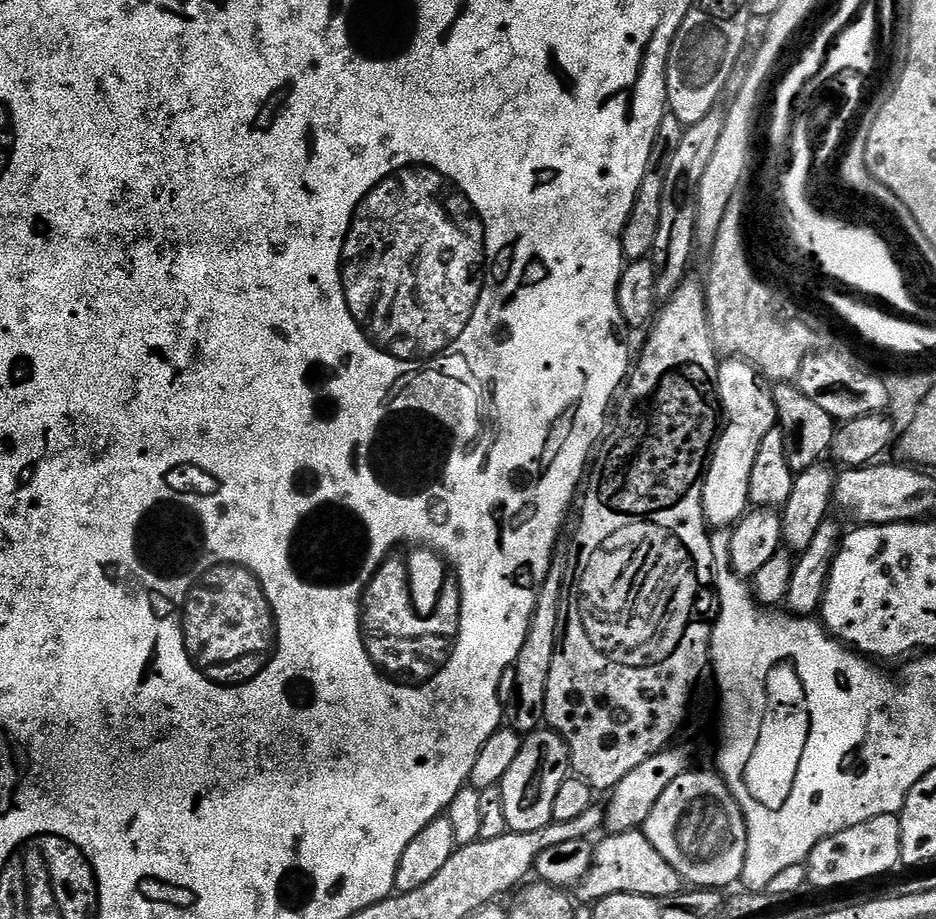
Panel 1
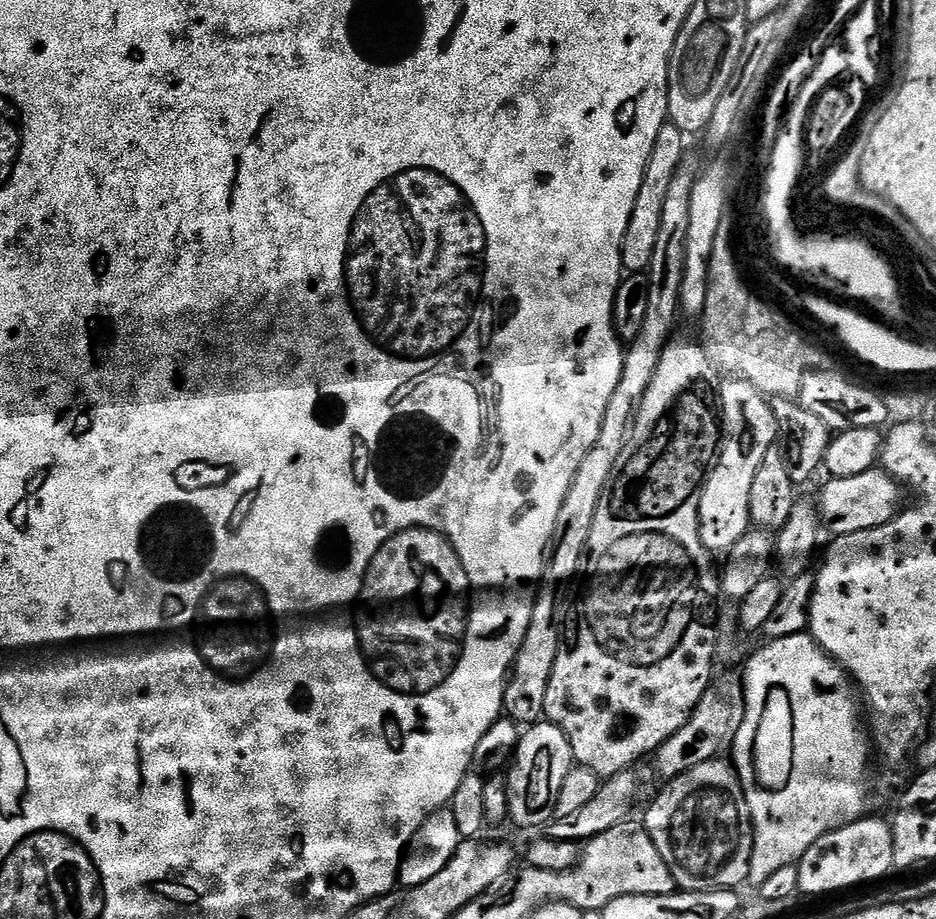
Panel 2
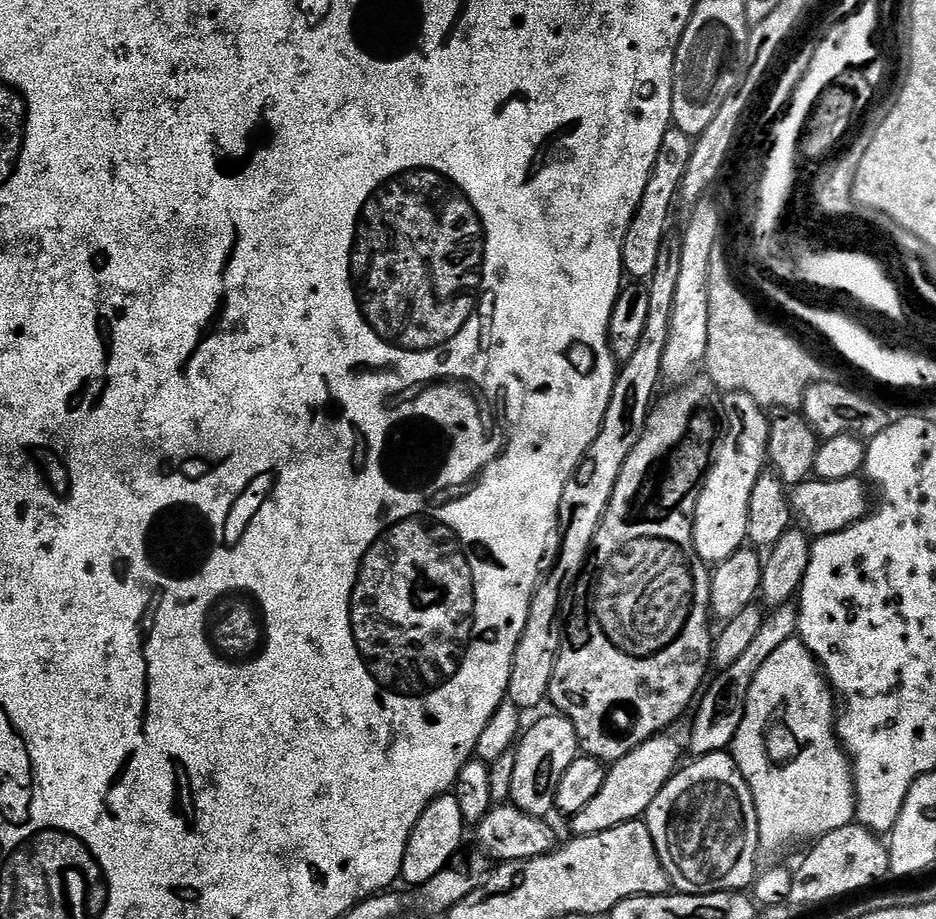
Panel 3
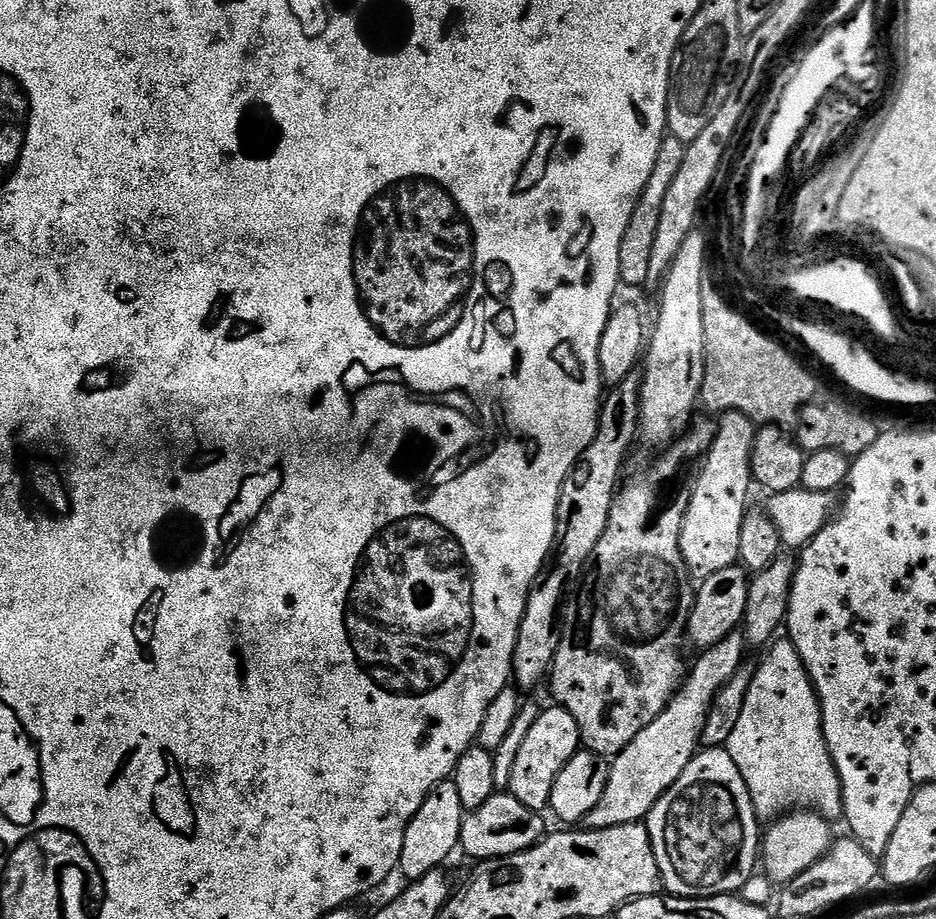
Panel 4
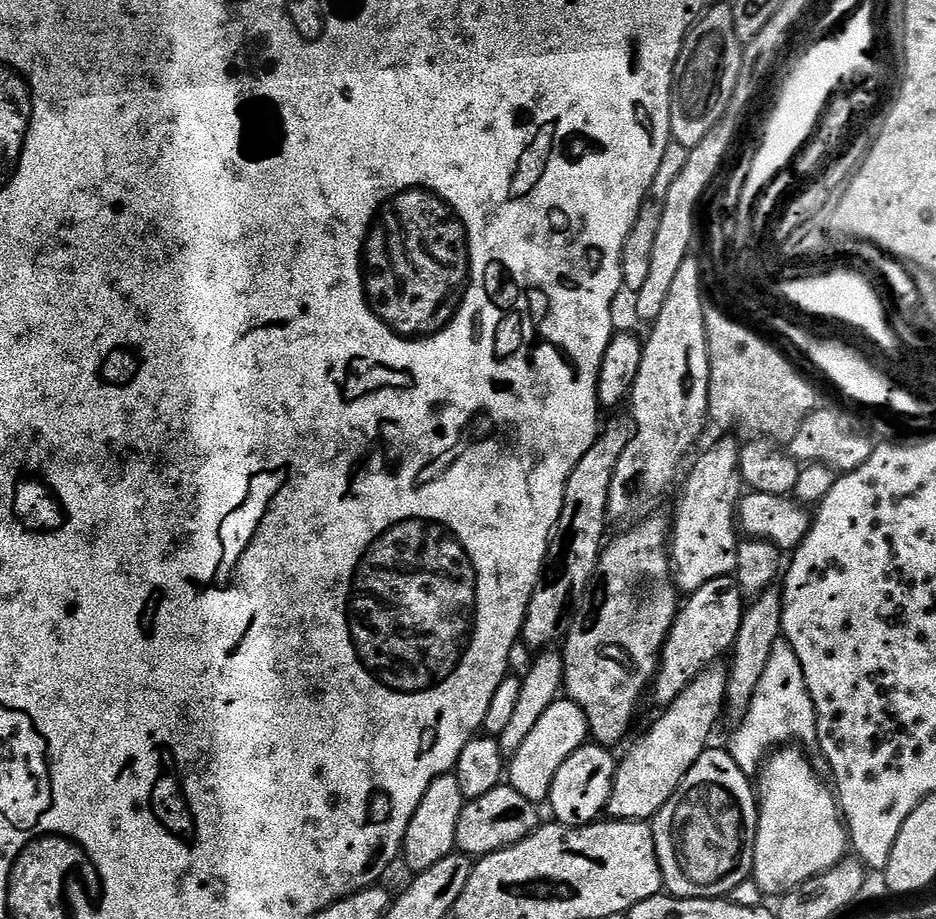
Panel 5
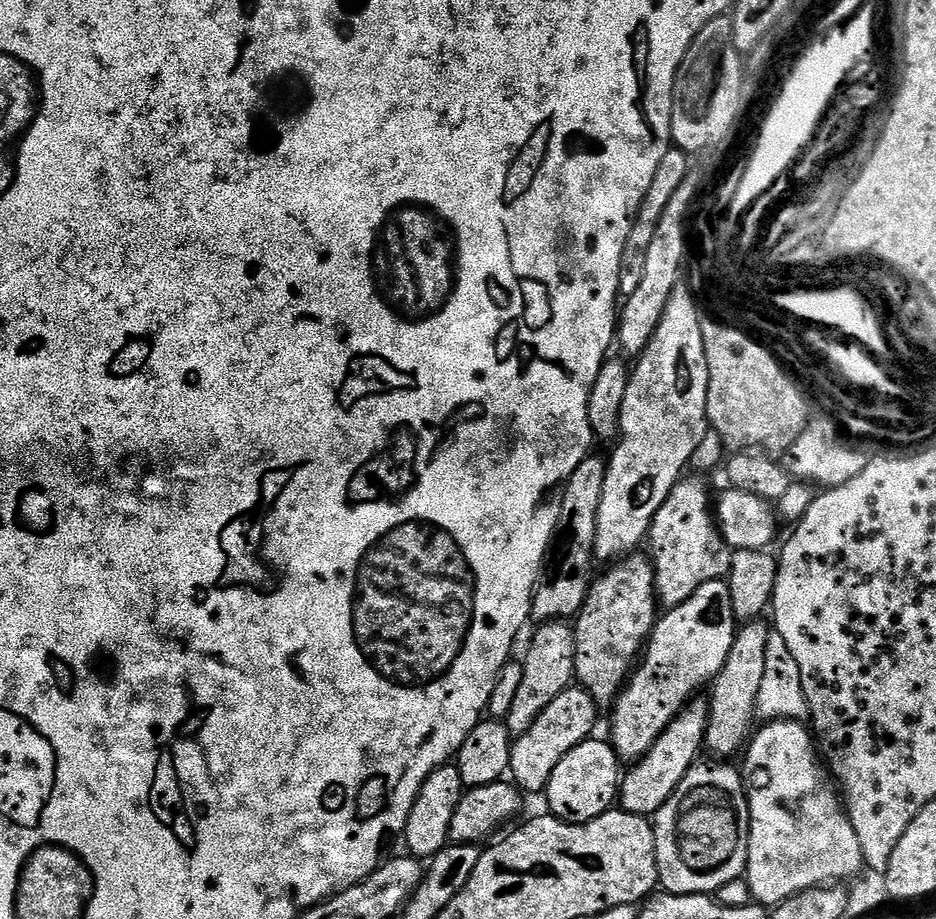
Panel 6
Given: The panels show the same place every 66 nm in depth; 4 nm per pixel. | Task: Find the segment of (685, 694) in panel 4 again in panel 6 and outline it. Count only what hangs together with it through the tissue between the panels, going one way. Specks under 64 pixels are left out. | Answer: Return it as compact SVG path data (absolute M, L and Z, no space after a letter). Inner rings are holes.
M704 698L693 700L676 715L666 726L666 730L650 746L645 756L631 765L632 768L623 773L618 793L618 804L621 809L630 814L655 817L656 811L668 801L670 794L686 778L693 764L701 759L700 752L705 751L704 739L708 729L708 702ZM701 699L701 700L700 700Z

